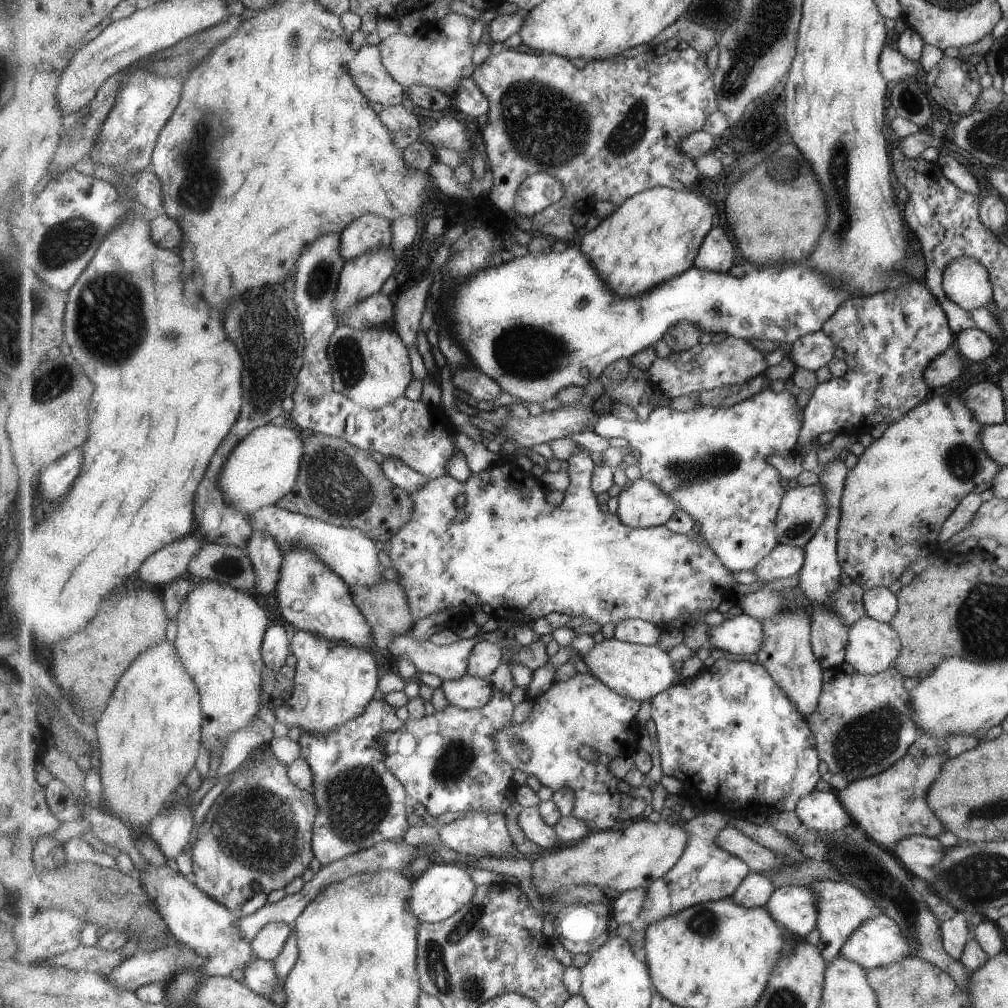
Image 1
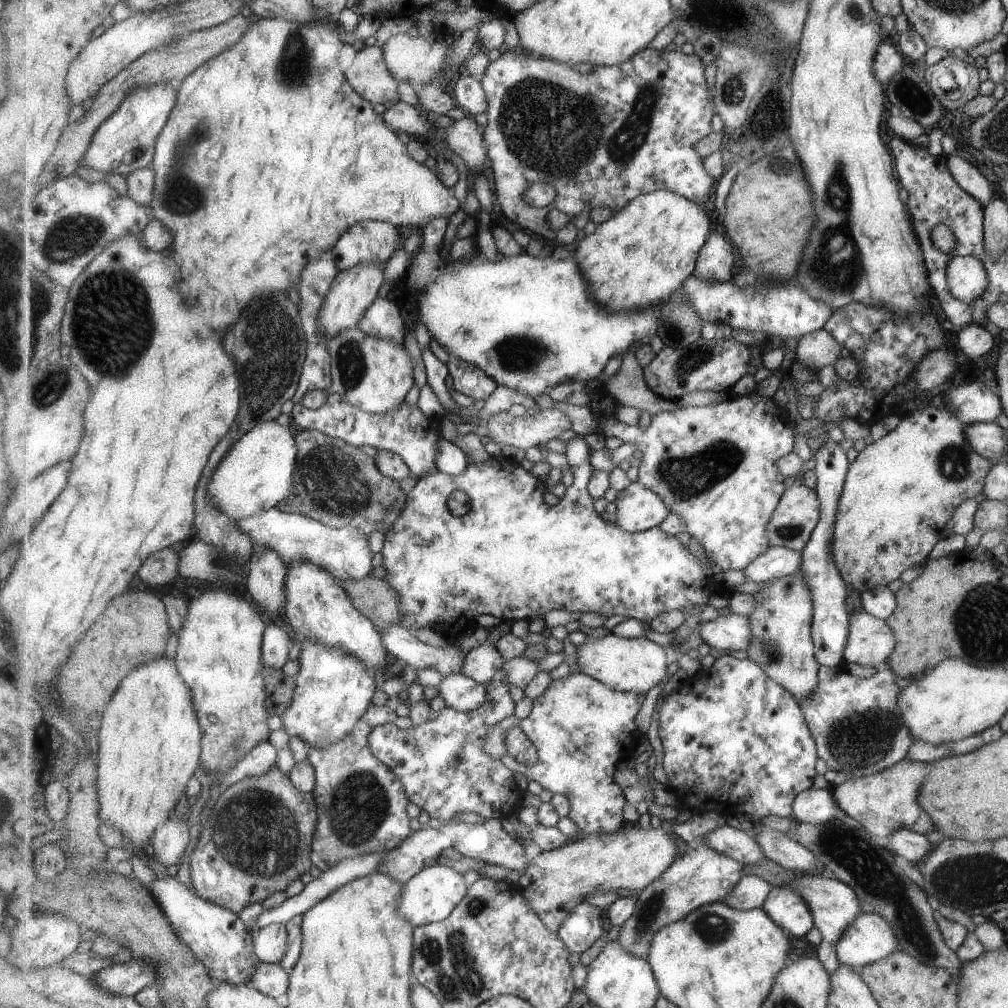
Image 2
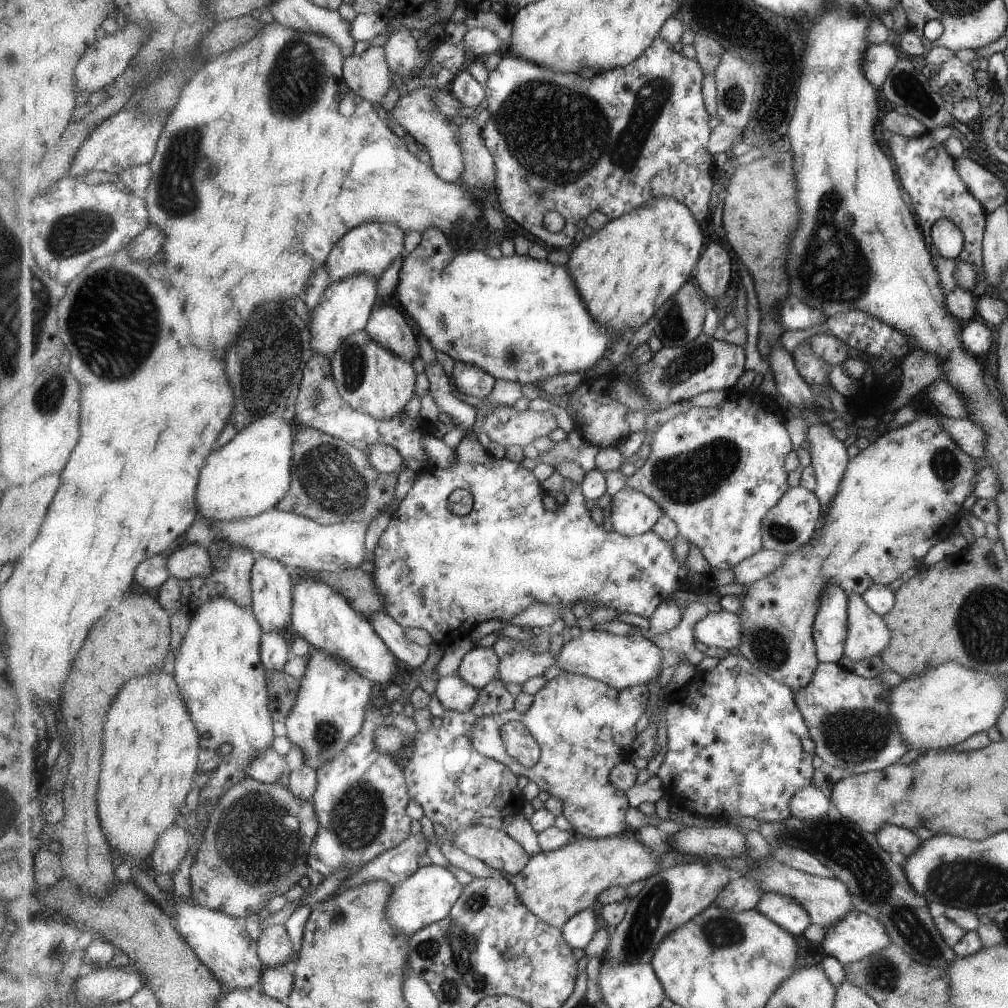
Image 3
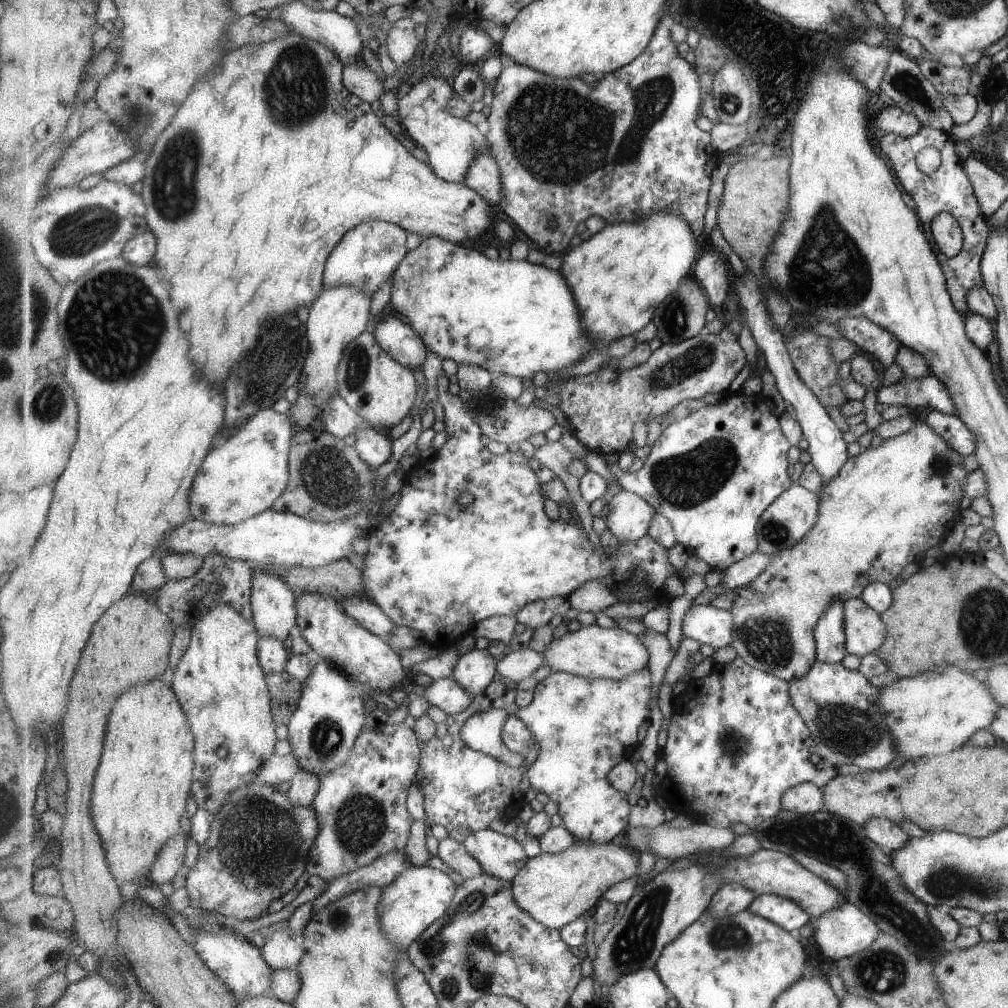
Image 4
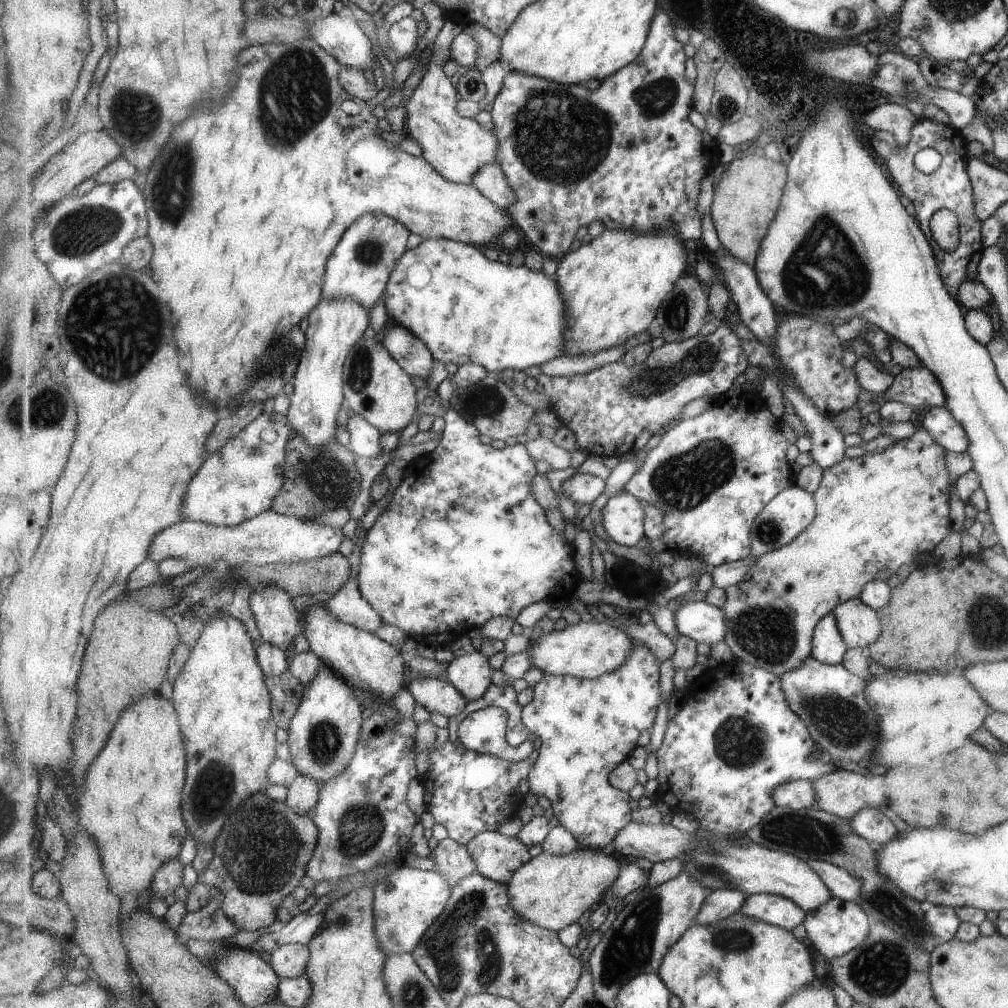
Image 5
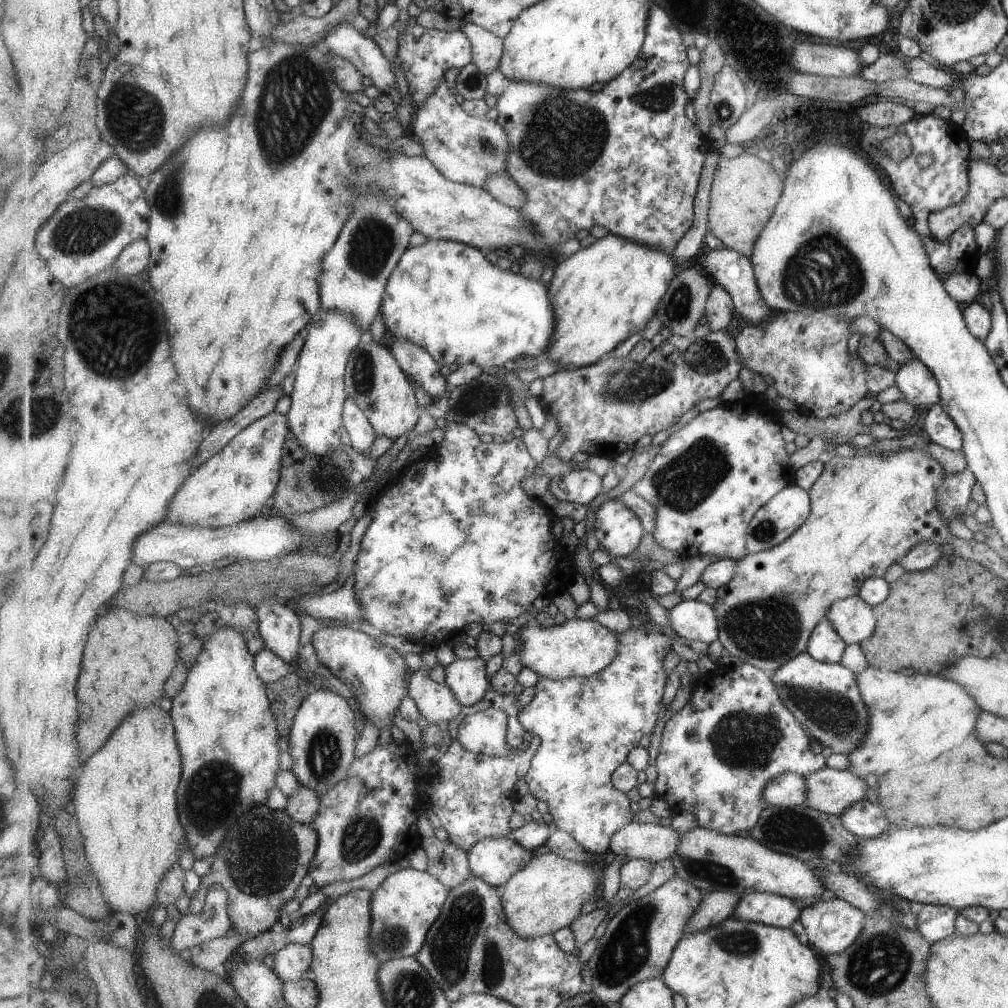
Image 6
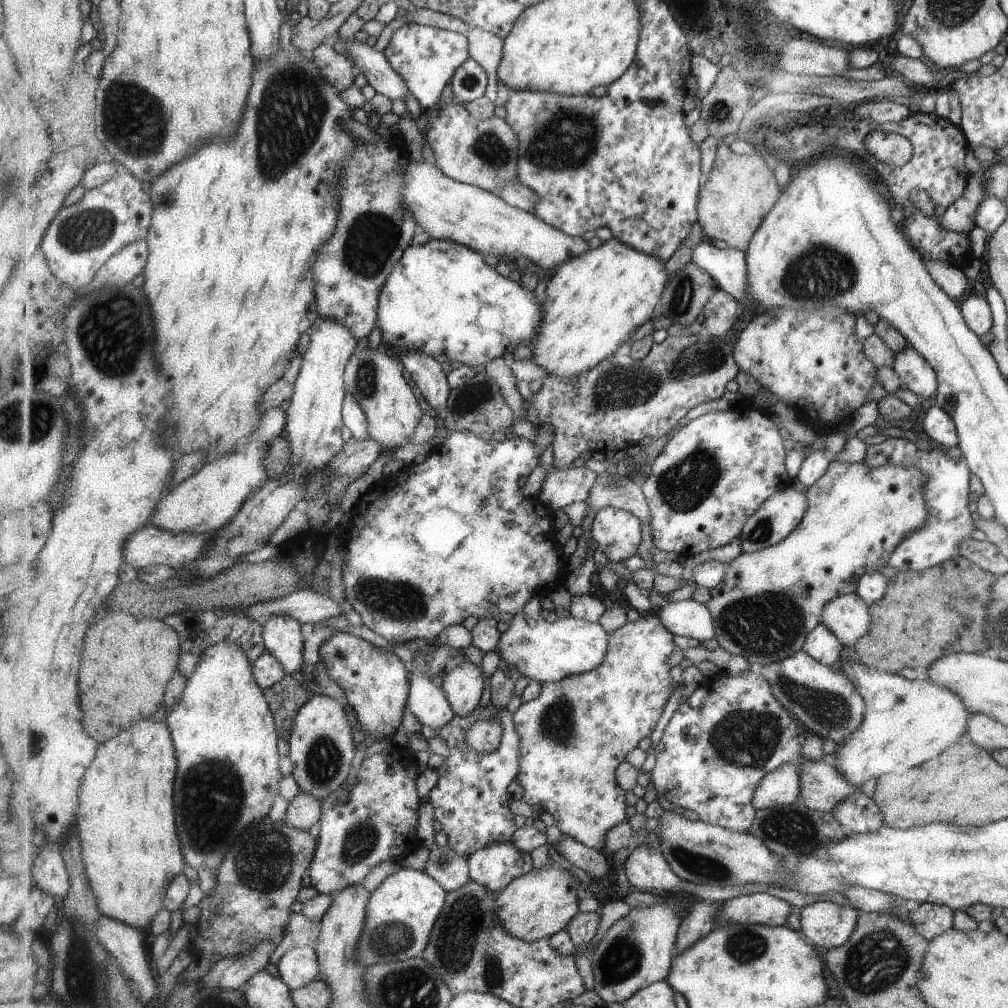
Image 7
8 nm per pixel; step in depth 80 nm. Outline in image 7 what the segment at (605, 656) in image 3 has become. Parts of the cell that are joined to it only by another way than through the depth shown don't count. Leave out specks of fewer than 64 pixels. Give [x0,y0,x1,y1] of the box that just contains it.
[499,599,609,684]

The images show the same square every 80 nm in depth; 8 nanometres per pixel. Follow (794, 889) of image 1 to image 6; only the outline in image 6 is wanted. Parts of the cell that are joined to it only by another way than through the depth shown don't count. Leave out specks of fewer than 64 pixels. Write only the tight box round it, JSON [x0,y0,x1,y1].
[733,892,802,928]

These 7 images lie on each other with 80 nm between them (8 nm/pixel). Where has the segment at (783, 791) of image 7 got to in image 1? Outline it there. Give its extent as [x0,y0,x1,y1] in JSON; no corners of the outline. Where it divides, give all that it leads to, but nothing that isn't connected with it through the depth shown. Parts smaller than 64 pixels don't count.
[795,790,853,832]

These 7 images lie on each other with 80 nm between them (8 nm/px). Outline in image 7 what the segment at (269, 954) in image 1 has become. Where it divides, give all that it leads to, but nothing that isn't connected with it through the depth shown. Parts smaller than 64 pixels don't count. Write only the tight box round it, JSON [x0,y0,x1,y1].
[278,946,320,988]

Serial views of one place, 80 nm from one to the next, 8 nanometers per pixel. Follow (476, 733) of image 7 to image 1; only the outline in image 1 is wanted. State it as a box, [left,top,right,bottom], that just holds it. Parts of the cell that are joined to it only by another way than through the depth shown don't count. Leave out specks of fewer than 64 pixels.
[497,672,641,832]

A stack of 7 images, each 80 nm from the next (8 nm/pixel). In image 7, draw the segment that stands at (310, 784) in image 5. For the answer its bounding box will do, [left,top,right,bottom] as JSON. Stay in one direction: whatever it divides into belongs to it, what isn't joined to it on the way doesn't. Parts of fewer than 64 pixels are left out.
[286,790,324,830]

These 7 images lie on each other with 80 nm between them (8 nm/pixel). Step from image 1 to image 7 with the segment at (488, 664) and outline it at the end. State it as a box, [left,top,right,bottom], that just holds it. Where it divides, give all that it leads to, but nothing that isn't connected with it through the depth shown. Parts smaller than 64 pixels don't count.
[442,662,485,716]

